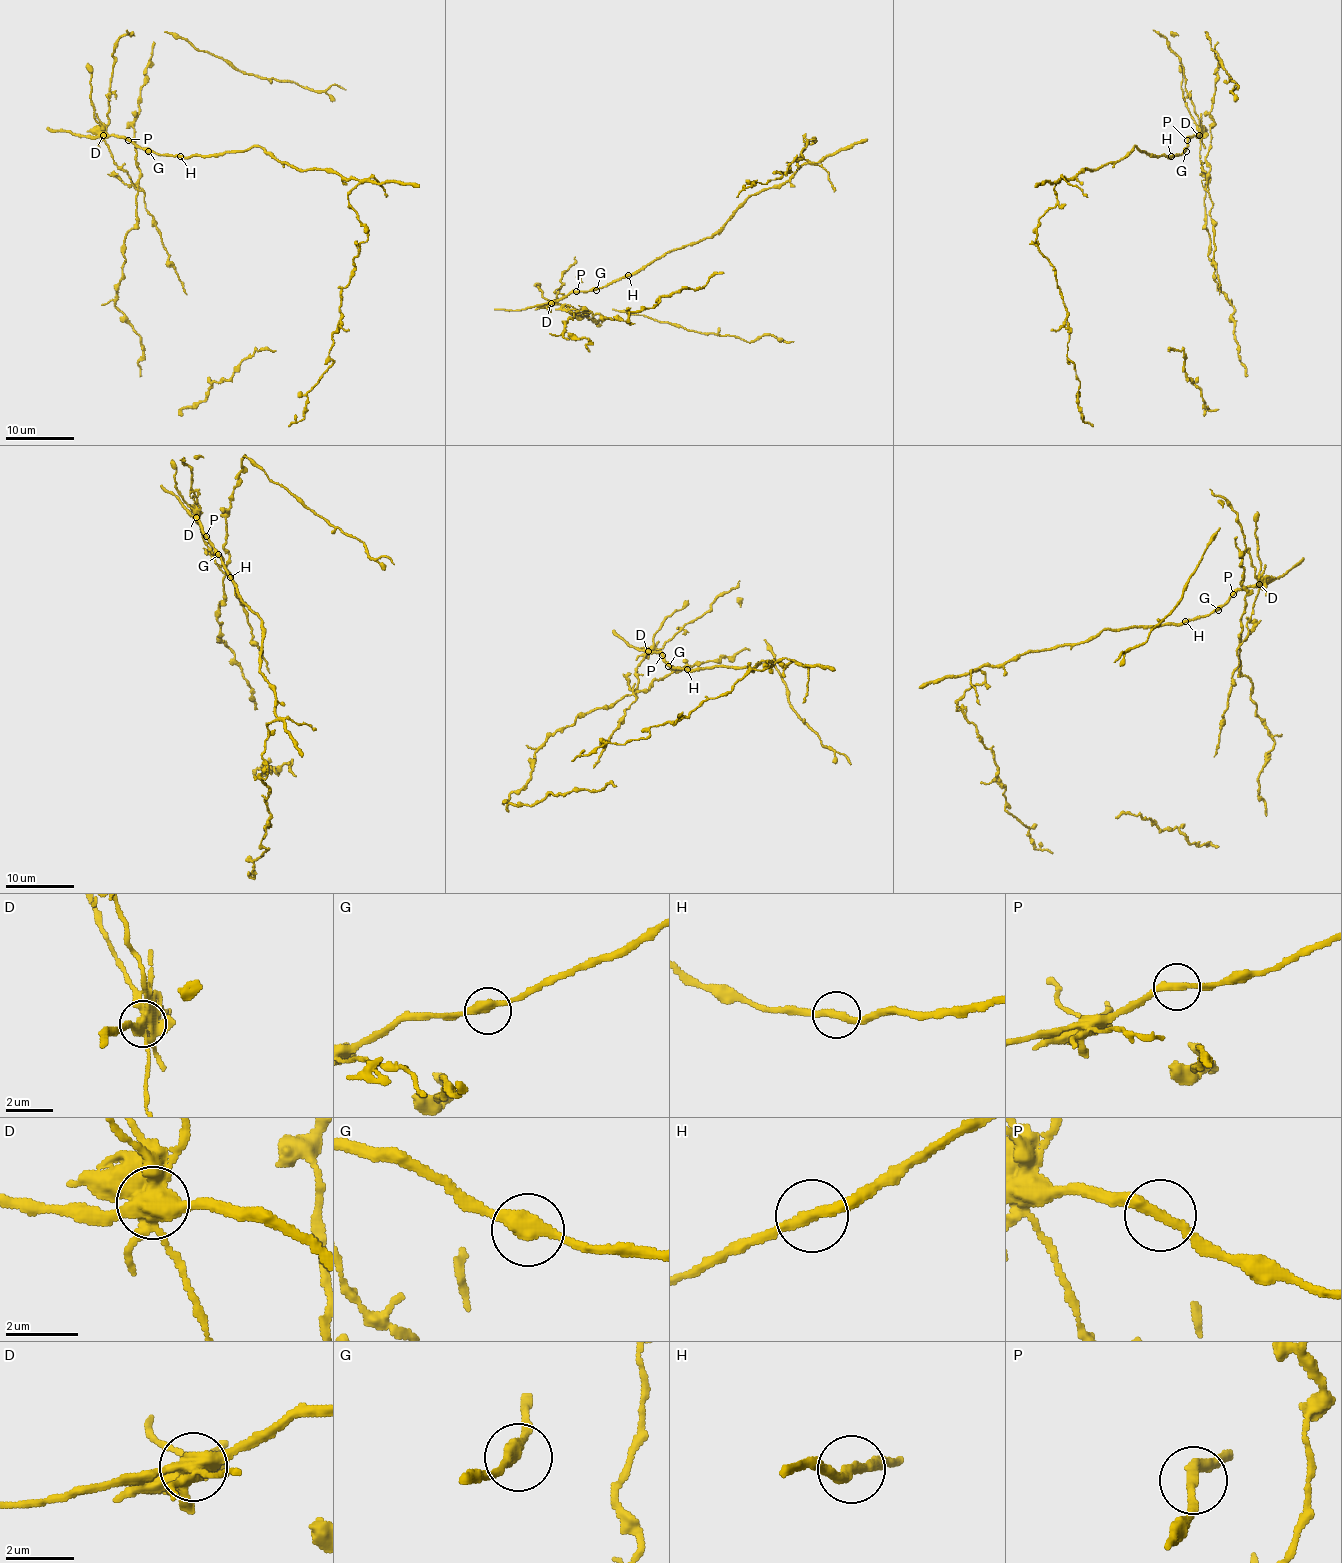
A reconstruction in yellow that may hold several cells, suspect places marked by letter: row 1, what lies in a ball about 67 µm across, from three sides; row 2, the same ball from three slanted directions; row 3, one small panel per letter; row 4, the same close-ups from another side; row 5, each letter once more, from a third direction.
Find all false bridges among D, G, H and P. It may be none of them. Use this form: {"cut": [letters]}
{"cut": ["D", "H"]}

